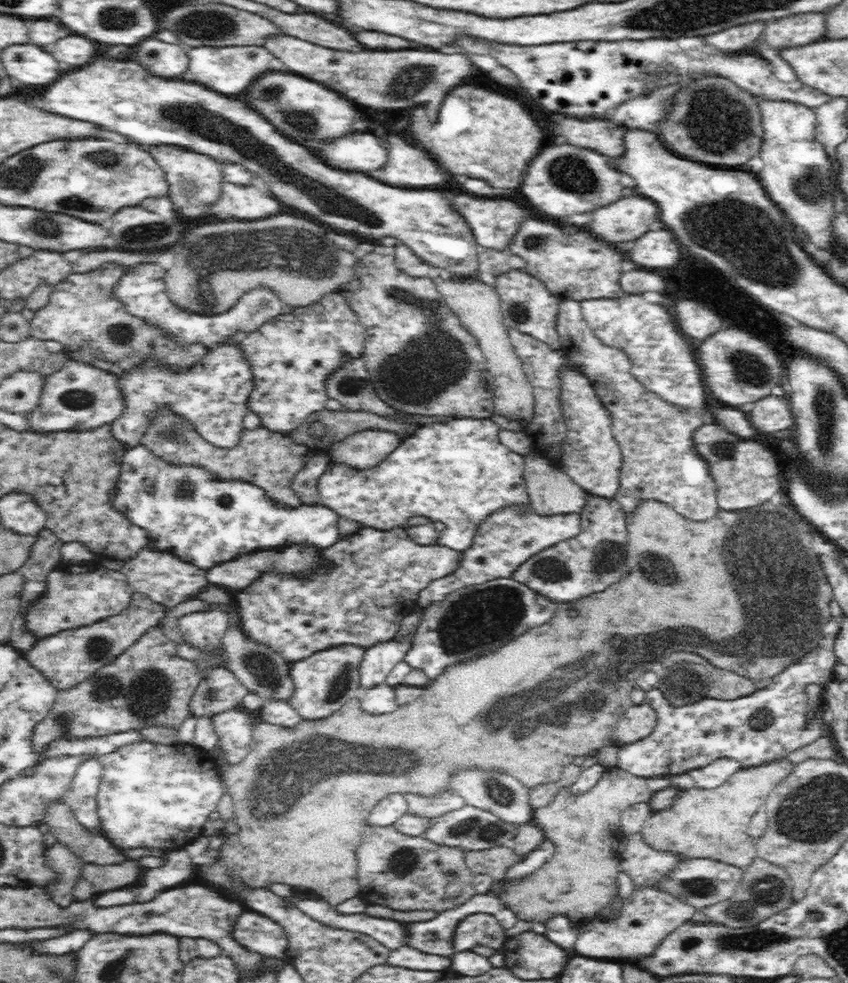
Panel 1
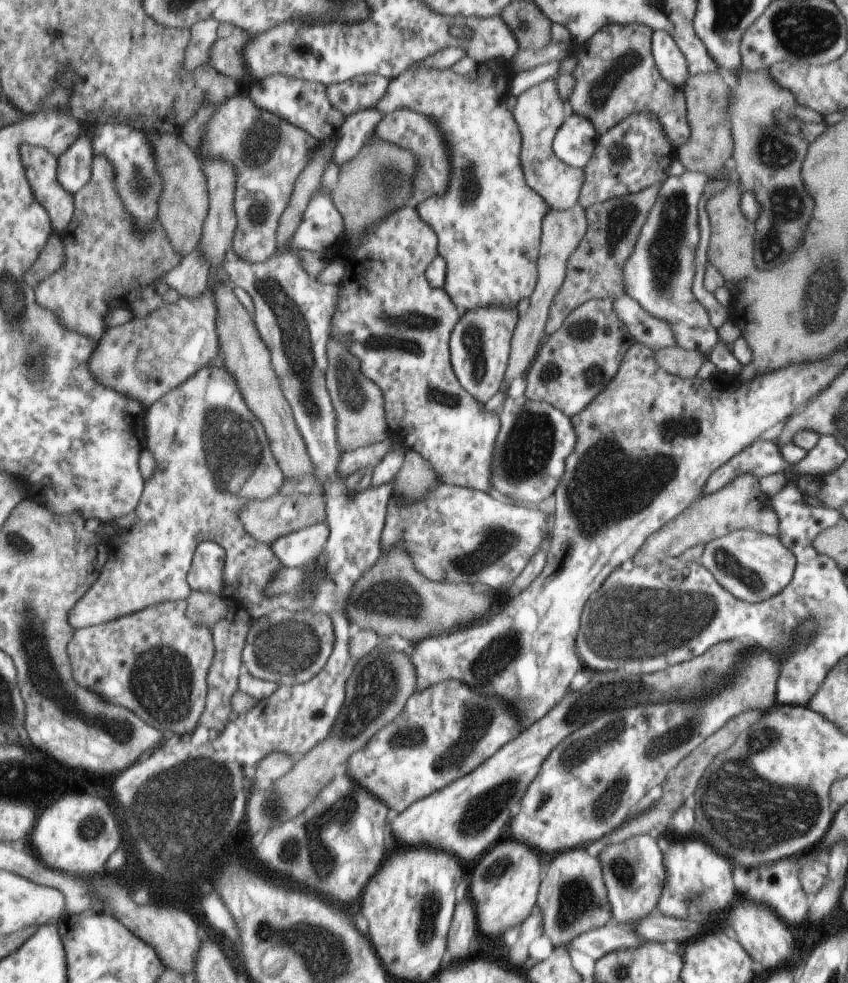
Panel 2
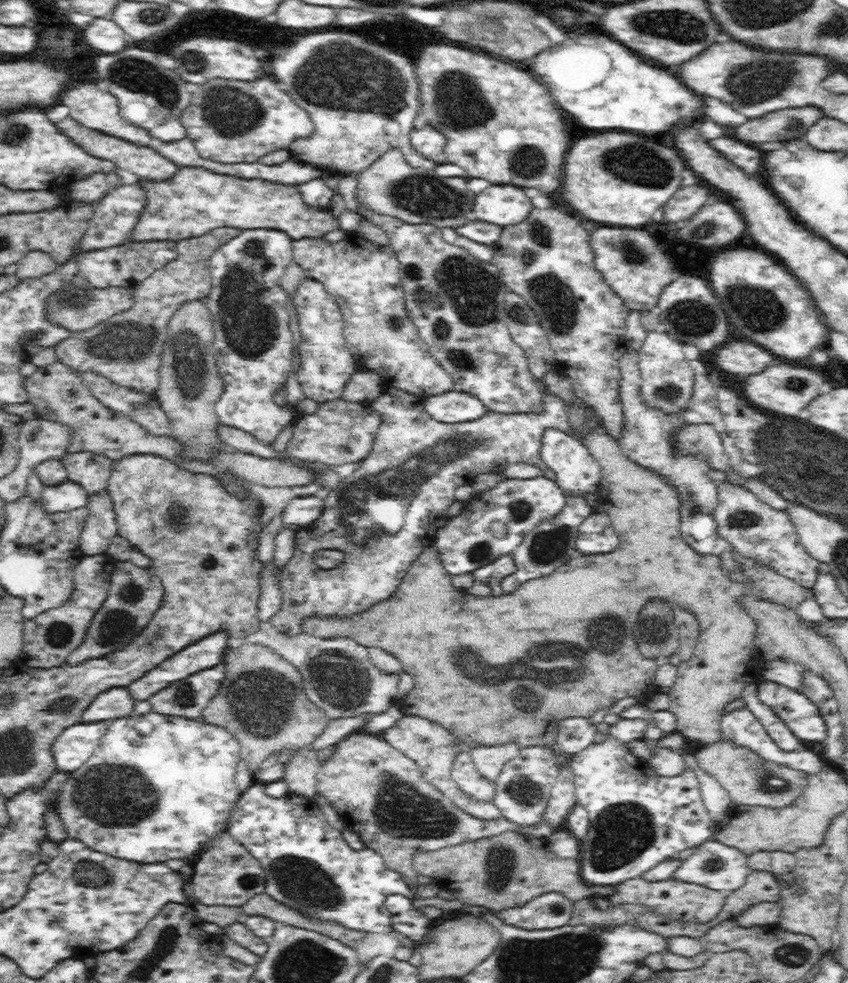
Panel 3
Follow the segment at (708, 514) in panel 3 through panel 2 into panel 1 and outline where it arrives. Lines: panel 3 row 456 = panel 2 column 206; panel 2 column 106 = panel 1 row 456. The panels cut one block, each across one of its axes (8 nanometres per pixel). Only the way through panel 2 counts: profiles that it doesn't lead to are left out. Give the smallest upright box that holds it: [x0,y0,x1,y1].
[555,298,720,522]

